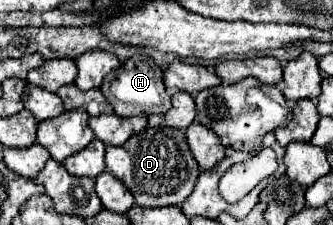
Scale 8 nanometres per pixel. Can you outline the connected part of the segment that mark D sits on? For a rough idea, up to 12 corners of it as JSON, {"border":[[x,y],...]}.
{"border":[[147,126],[107,170],[147,208],[181,206],[199,166],[185,132]]}

